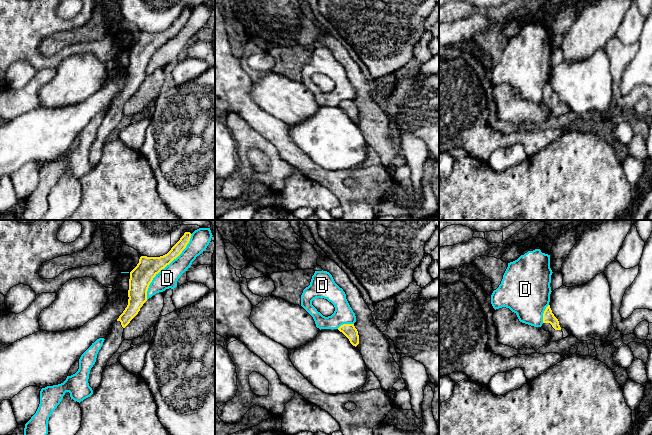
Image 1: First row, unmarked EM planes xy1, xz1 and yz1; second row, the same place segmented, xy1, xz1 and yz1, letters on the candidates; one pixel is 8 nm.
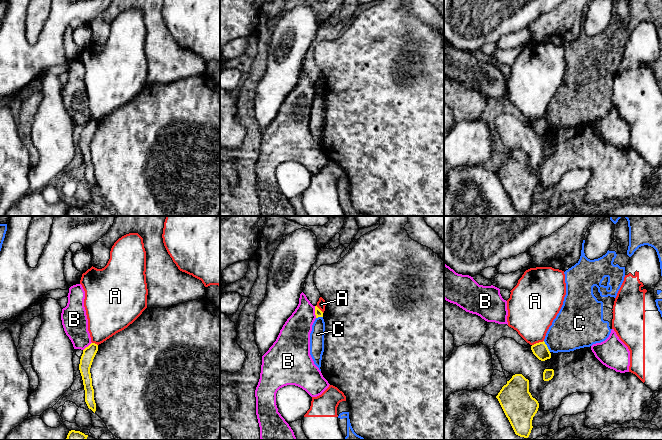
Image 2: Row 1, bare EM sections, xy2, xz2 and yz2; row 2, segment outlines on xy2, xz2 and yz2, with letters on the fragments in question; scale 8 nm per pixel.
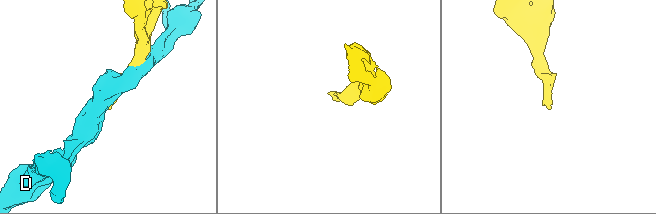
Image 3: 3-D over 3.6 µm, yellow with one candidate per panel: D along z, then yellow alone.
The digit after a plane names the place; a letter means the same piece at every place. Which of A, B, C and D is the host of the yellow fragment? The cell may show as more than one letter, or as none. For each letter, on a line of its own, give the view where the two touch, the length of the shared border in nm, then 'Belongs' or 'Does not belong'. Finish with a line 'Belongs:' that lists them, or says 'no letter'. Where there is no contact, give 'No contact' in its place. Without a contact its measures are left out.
A: Touches yellow in yz2. Shared border 100 nm. Does not belong
B: Touches yellow in xz2. Shared border 100 nm. Does not belong
C: Touches yellow in yz2. Shared border 110 nm. Does not belong
D: Touches yellow in xy1. Shared border 650 nm. Does not belong
Belongs: no letter

